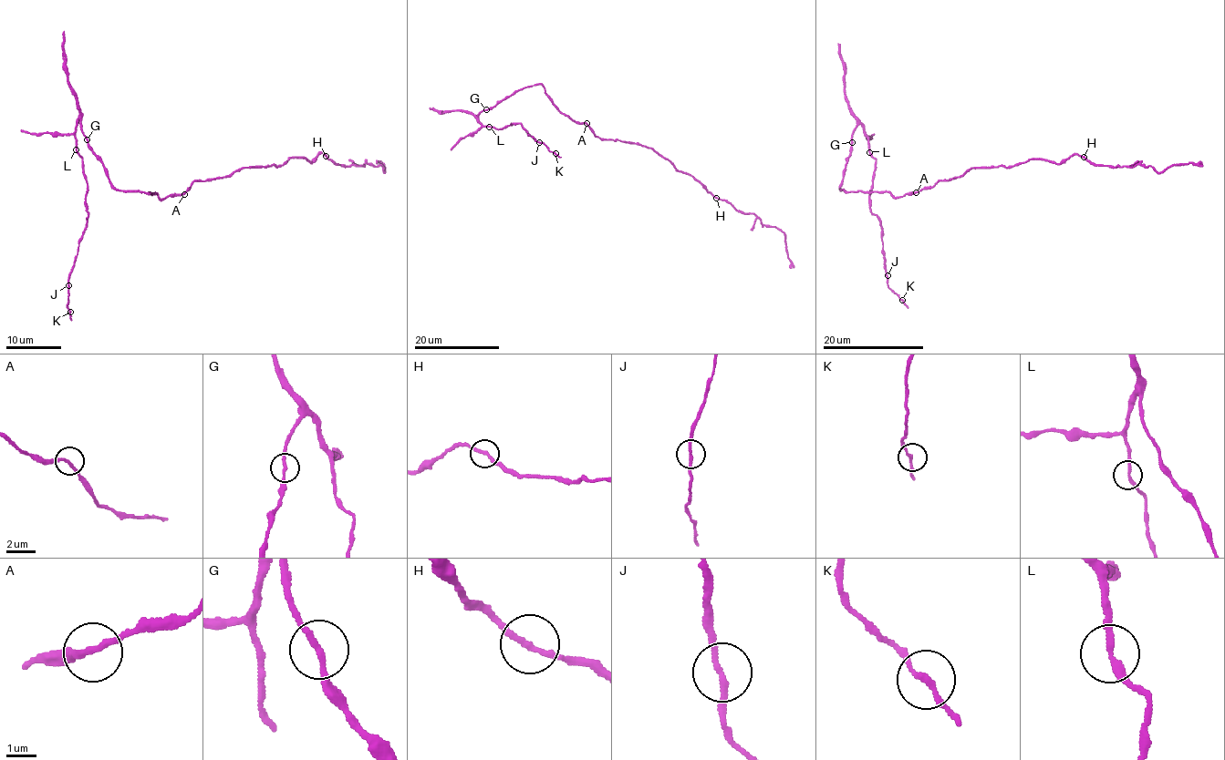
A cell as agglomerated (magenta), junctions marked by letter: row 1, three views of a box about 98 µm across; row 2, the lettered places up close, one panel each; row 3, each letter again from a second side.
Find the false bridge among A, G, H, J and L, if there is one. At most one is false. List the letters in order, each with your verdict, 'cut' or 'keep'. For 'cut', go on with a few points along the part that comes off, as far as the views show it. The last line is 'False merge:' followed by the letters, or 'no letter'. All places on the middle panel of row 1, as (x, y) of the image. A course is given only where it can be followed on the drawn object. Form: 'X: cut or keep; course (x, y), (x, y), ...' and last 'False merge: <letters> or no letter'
A: keep
G: keep
H: keep
J: keep
L: keep
False merge: no letter

